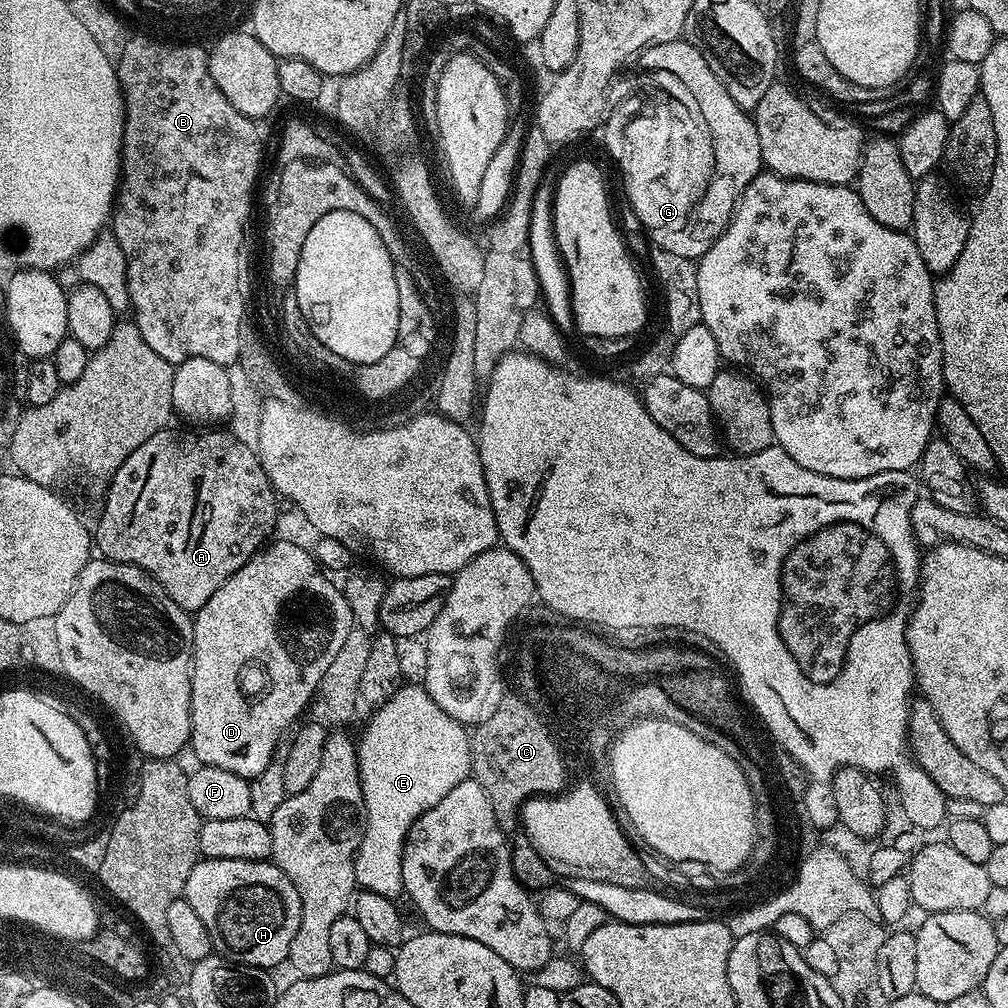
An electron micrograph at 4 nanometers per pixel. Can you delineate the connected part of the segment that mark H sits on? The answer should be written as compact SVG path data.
M197 859L190 870L190 878L186 878L183 899L194 906L198 918L202 918L206 930L210 930L213 949L219 955L236 964L255 968L276 970L280 963L283 965L288 958L290 942L294 942L294 934L298 934L298 926L302 922L302 898L298 898L294 882L290 882L284 871L268 860Z

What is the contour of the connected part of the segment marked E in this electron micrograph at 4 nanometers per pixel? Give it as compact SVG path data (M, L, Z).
M423 686L399 687L390 700L373 713L363 728L364 733L360 740L358 736L356 749L364 799L364 837L356 851L356 882L365 892L396 898L404 892L402 854L404 840L413 822L426 810L438 806L438 802L442 802L442 798L446 798L446 794L450 794L458 782L469 779L472 767L470 732L465 725L450 718L450 714L446 714L446 710L442 710L442 706L430 698Z

